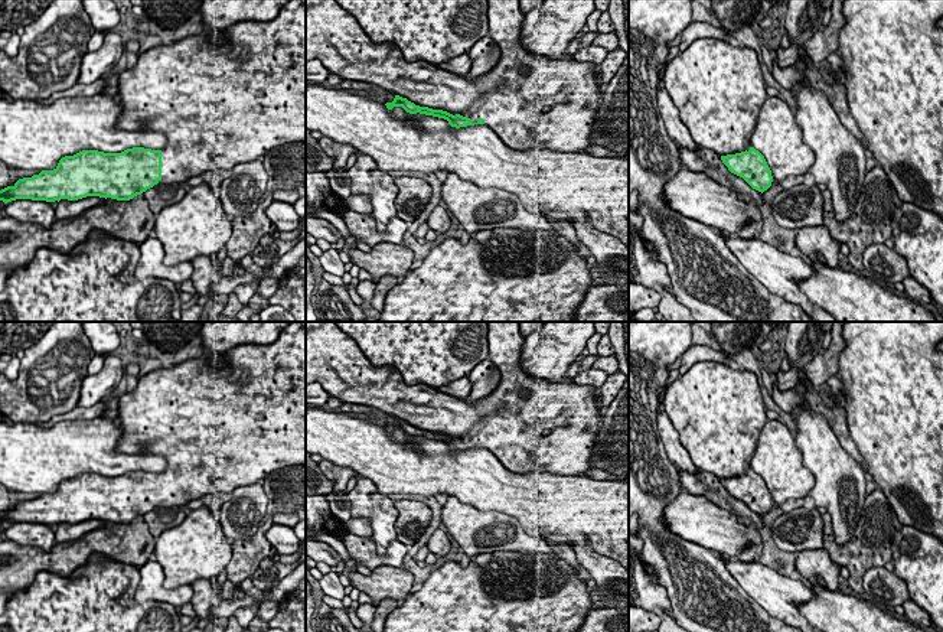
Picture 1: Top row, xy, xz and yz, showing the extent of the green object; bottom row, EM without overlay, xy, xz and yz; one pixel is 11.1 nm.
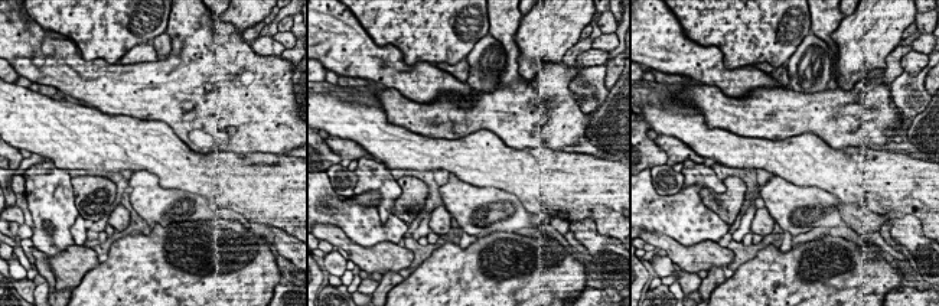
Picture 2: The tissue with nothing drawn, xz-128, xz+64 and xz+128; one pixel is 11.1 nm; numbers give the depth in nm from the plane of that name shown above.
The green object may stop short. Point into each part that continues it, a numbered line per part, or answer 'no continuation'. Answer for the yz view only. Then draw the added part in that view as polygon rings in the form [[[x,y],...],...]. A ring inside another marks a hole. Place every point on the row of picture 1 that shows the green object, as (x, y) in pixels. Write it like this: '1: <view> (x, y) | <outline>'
1: yz (718, 88) | [[[698,39],[668,63],[665,87],[698,146],[714,150],[720,159],[753,147],[750,140],[767,98],[754,49],[735,48],[720,39]]]

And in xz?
1: xz (554, 106) | [[[306,0],[306,61],[319,59],[343,79],[378,85],[394,98],[399,95],[420,107],[460,114],[472,123],[483,118],[484,126],[515,150],[584,152],[593,146],[590,137],[604,95],[596,79],[597,65],[526,52],[519,43],[523,20],[519,0],[487,0],[487,36],[497,43],[502,56],[490,72],[469,79],[427,61],[407,62],[394,43],[375,43],[336,0]]]

